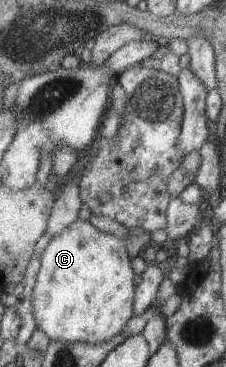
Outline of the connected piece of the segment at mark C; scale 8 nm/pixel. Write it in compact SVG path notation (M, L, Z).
M80 218L67 225L58 235L52 236L42 251L41 266L33 287L37 329L46 333L50 340L86 342L92 345L111 340L116 334L120 334L133 316L135 296L135 273L125 245L122 238L102 232L88 220Z

